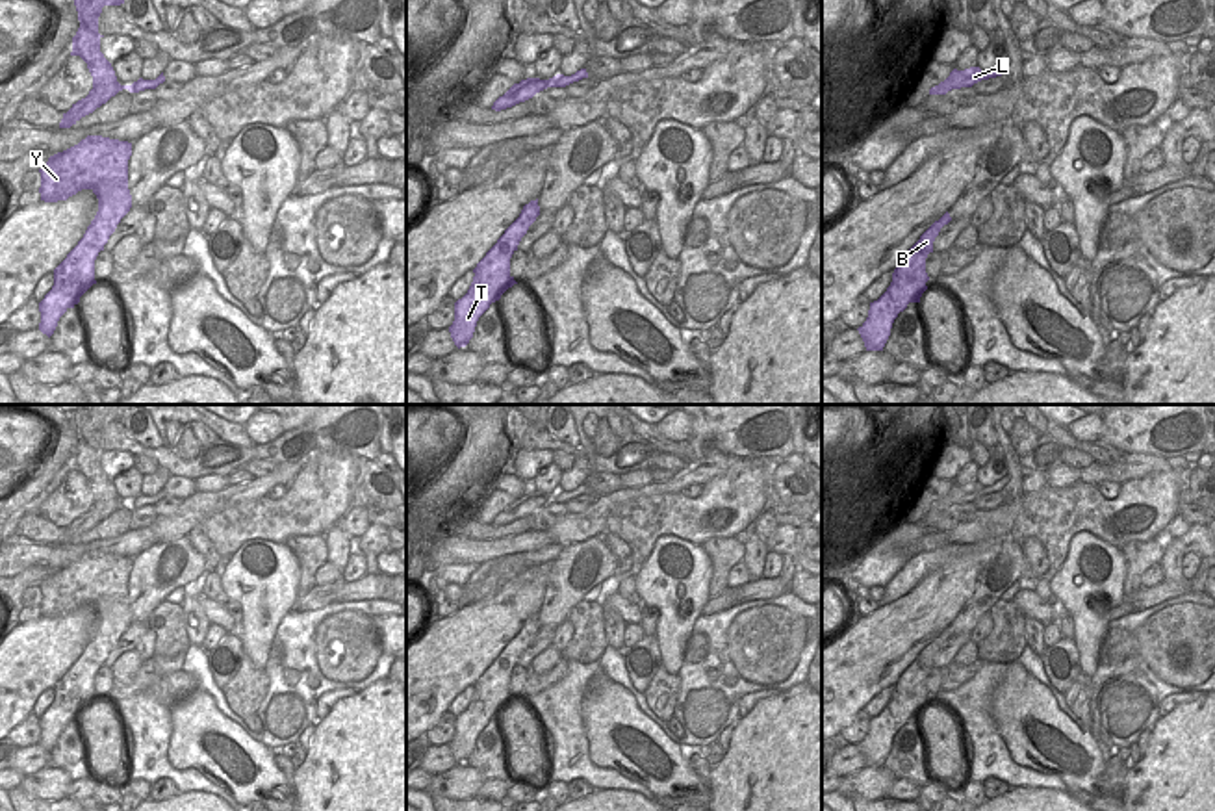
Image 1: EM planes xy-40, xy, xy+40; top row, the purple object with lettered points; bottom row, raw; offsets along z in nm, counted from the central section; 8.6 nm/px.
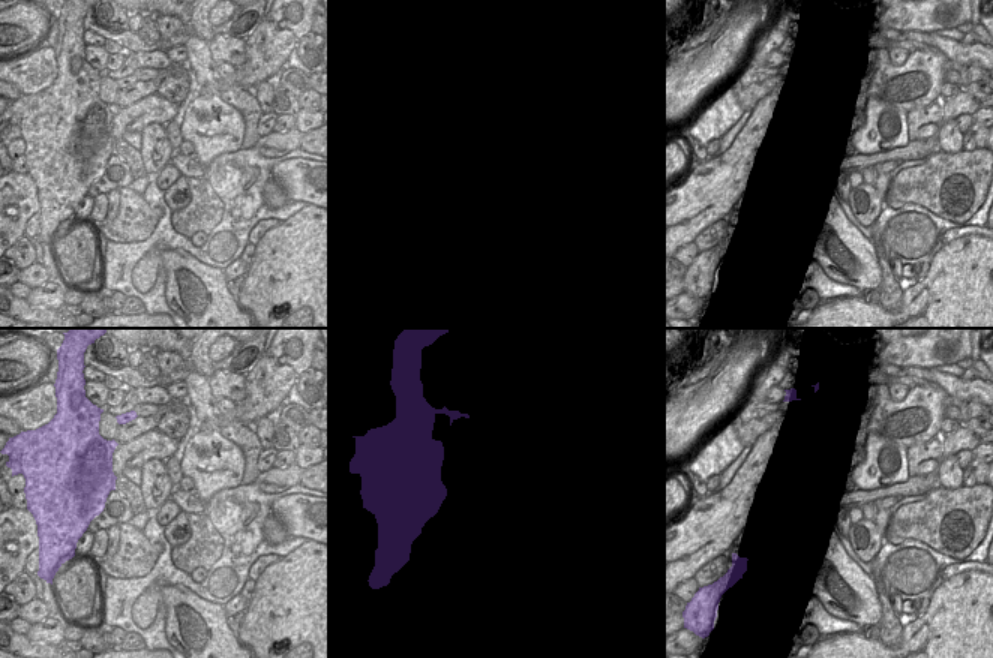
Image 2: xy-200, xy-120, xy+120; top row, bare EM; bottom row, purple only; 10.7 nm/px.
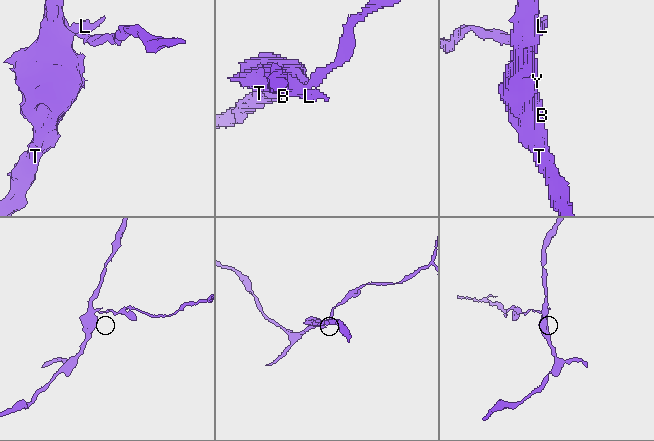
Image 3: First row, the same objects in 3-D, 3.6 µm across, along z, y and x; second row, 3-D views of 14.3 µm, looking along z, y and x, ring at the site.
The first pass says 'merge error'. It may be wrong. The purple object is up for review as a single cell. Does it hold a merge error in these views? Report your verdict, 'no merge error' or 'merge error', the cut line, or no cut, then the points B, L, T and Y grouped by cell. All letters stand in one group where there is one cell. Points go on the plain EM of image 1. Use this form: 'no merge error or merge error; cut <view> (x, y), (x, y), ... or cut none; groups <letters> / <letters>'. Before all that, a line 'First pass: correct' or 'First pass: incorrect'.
First pass: correct
merge error; cut xy+40 (945, 496), (956, 503); groups B T Y / L

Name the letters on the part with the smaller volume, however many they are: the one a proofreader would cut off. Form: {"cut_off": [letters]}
{"cut_off": ["L"]}

